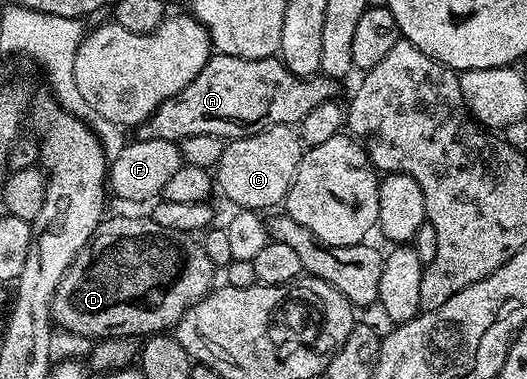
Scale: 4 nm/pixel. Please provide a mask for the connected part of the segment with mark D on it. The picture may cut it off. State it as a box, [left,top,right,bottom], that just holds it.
[51,215,217,341]

